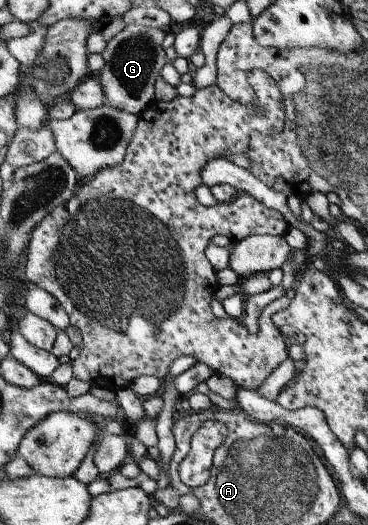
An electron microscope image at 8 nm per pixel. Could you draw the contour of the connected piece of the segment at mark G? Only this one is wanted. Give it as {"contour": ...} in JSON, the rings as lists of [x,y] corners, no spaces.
{"contour":[[[126,24],[116,36],[112,36],[101,53],[104,64],[98,70],[98,84],[102,86],[104,98],[110,108],[138,115],[145,110],[153,99],[153,85],[156,76],[164,66],[164,50],[160,43],[166,31],[158,28]]]}

